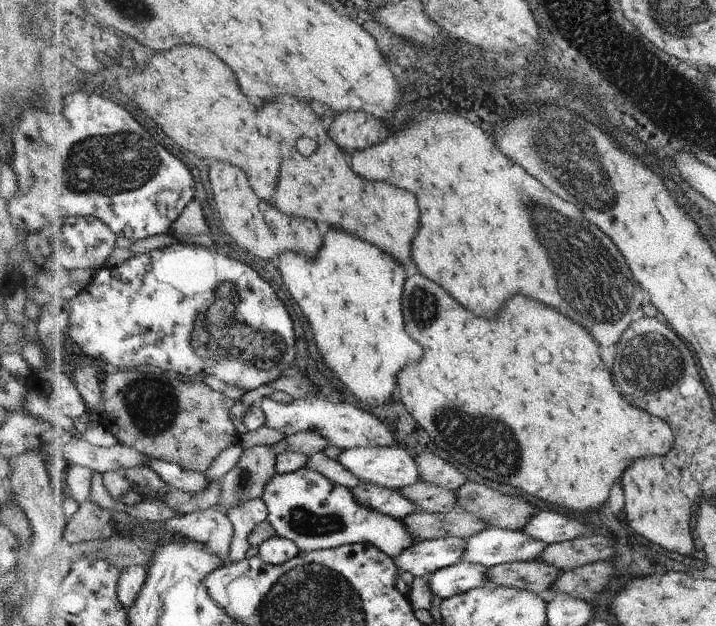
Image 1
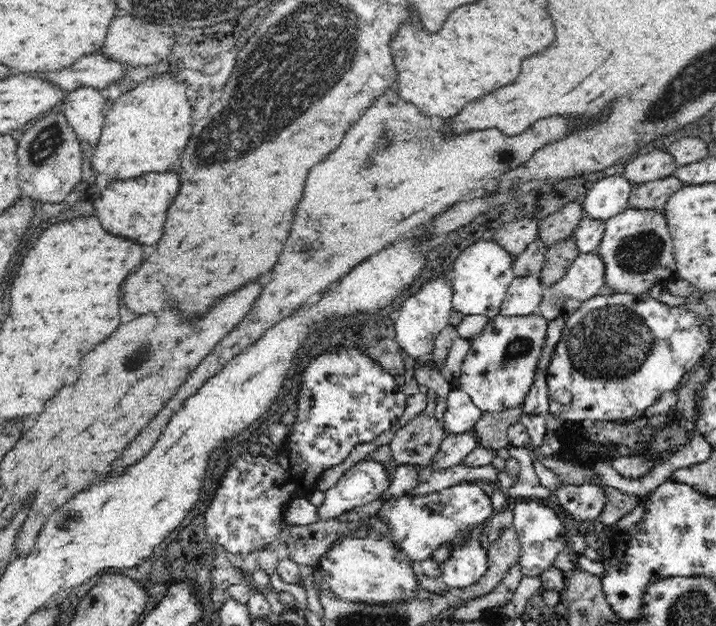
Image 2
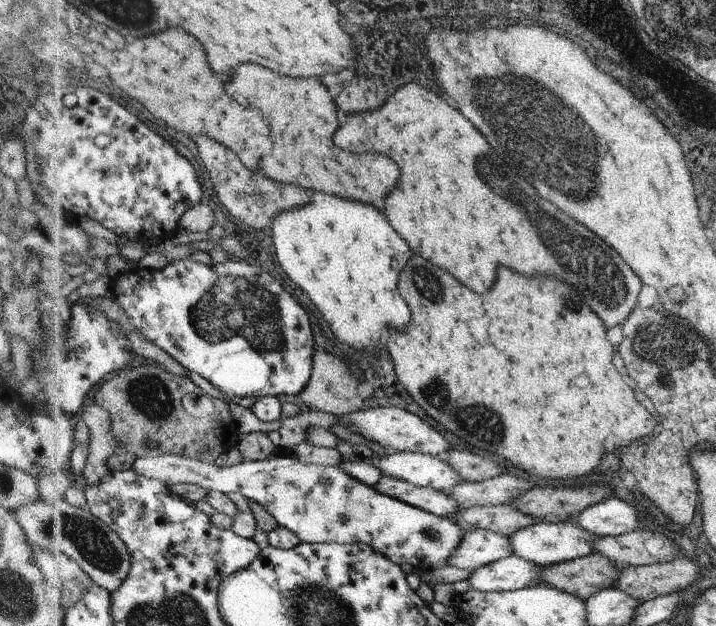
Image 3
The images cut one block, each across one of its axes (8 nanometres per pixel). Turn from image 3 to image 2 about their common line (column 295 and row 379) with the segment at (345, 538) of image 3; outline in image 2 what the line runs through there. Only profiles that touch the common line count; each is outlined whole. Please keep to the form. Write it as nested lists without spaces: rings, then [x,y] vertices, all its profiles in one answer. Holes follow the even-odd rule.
[[[536,313],[530,316],[504,316],[490,319],[482,332],[472,338],[456,387],[470,395],[483,411],[500,412],[523,402],[534,378],[547,321]]]

